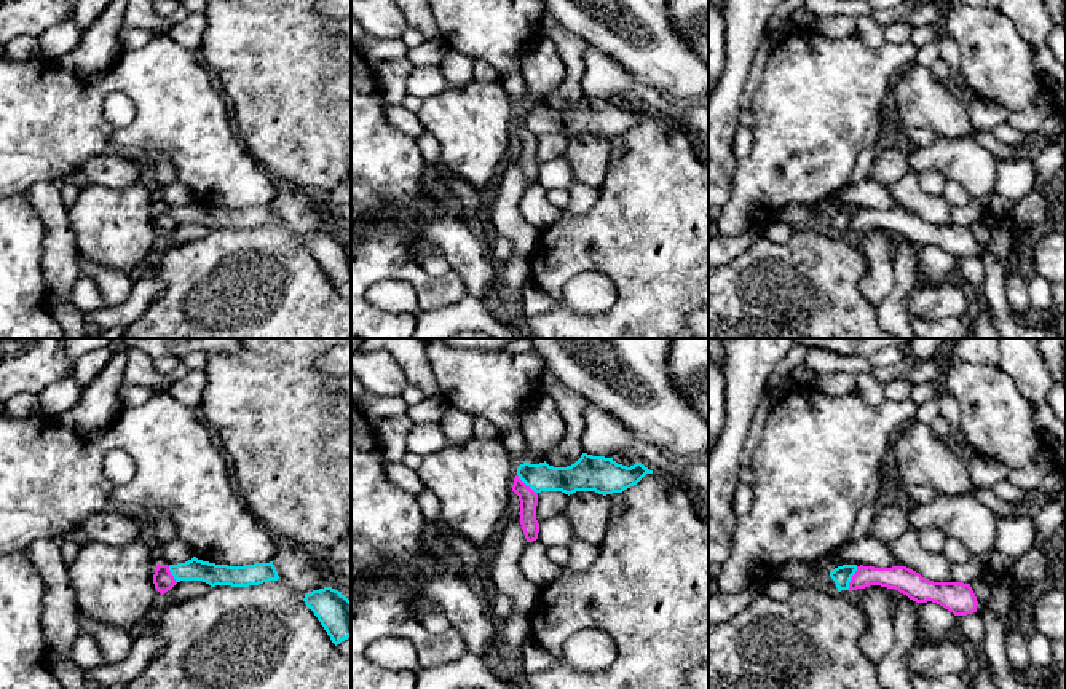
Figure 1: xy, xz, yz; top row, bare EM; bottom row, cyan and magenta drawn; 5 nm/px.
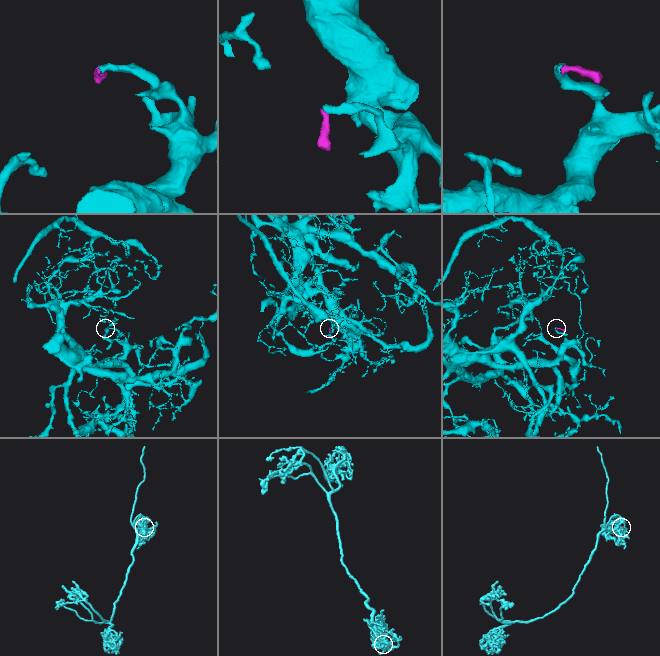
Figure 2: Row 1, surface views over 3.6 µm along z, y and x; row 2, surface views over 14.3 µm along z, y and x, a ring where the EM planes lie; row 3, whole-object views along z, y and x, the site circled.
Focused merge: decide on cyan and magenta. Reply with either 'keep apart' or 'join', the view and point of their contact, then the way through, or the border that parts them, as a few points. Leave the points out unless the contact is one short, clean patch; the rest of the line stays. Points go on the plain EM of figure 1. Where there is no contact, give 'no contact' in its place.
keep apart; meets cyan in yz at (851, 220); border along yz (857, 209), (848, 232)

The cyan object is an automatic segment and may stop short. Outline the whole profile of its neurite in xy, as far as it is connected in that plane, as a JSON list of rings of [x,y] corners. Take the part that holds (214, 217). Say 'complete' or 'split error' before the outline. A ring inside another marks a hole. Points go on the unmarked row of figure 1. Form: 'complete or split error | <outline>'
complete | [[[193,199],[185,206],[169,207],[169,214],[174,219],[176,225],[203,223],[211,230],[249,230],[279,222],[273,204],[244,209],[228,209],[203,204]]]

